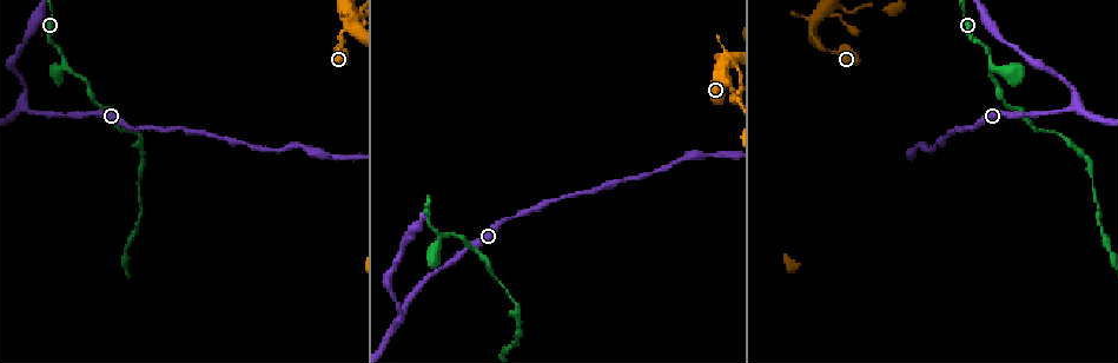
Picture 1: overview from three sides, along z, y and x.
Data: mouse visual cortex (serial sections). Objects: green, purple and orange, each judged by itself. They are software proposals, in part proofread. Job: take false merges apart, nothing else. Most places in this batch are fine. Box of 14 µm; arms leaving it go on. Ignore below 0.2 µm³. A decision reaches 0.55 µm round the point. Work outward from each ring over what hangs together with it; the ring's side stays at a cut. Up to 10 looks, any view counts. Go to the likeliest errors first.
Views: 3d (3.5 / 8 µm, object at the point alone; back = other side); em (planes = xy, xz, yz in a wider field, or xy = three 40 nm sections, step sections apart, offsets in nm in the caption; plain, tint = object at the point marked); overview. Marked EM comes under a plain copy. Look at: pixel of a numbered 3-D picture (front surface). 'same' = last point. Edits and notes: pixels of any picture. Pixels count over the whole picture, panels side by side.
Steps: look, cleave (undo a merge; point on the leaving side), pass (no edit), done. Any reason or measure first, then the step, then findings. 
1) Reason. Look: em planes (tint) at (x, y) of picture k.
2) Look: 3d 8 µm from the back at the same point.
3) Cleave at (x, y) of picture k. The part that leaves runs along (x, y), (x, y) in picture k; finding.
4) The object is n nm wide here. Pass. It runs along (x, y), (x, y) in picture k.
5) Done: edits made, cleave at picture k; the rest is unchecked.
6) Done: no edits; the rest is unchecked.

A narrow waist. Look: 3d 3.5 µm at (348, 26) of picture 1.

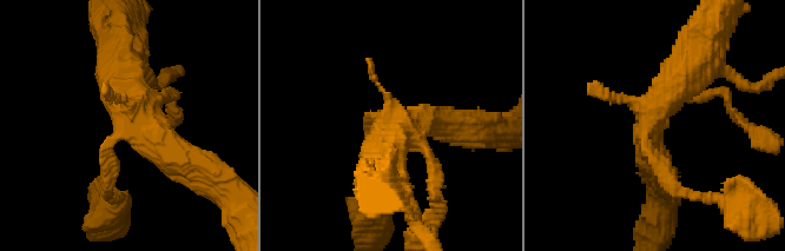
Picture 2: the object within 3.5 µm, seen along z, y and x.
Look: em planes (tint) at (124, 127) of picture 2.

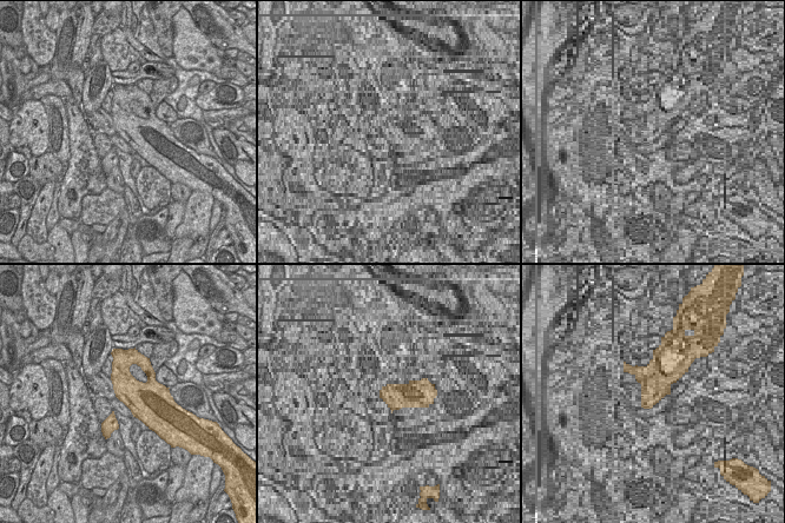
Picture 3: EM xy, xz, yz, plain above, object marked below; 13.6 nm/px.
Pass. It runs along (677, 190), (644, 136), (698, 74) in picture 2; continuous, no second cell.

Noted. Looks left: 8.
Abrupt turn. Look: 3d 8 µm at (994, 66) of picture 1.

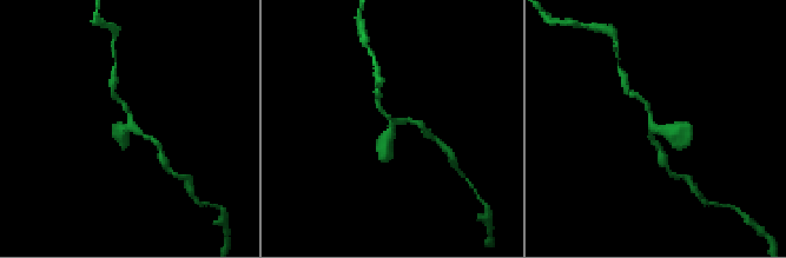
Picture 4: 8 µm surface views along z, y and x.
Zoom in. Look: 3d 3.5 µm at (397, 122) of picture 4.

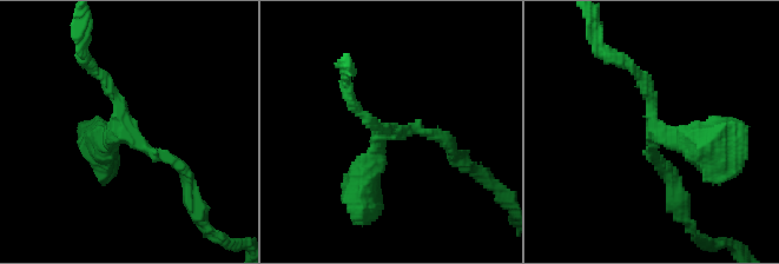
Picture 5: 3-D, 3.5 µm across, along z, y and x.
Look: em planes (tint) at (387, 133) of picture 5.

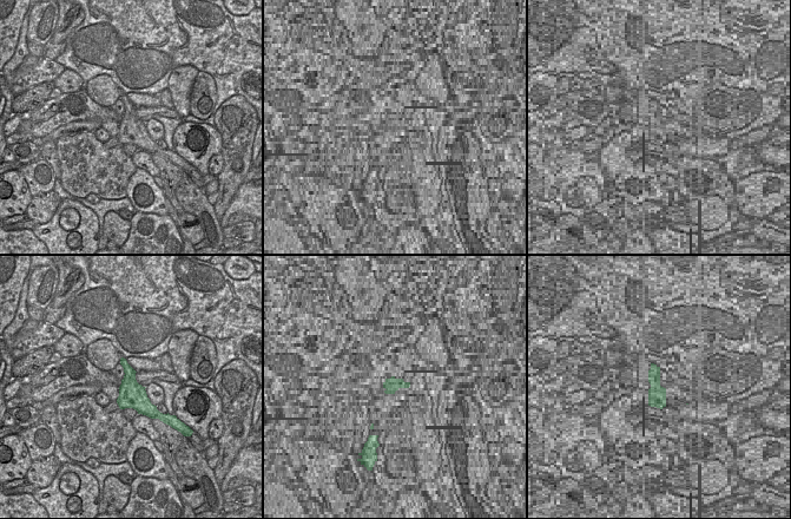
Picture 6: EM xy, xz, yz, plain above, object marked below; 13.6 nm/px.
Pass. It runs along (88, 61), (118, 119), (183, 170) in picture 5; all the same cell.

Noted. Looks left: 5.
Look: 3d 3.5 µm at (399, 318) of picture 1.

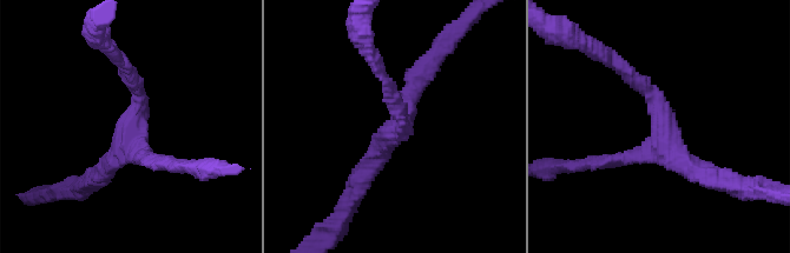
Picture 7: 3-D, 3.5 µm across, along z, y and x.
3 arms meet here; the arms are 200, 200, 250 nm wide. Look: em xy step 2 (tint) at (660, 145) of picture 7.

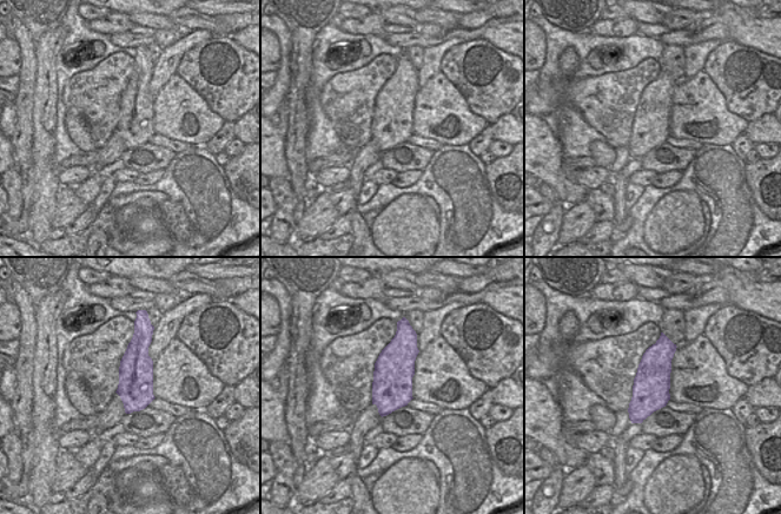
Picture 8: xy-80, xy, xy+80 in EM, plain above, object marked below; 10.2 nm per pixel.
Pass. It runs along (594, 162), (662, 141), (634, 80) in picture 7; continuous, no second cell.

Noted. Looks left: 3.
Calibre changes. Look: 3d 3.5 µm at (405, 237) of picture 1.

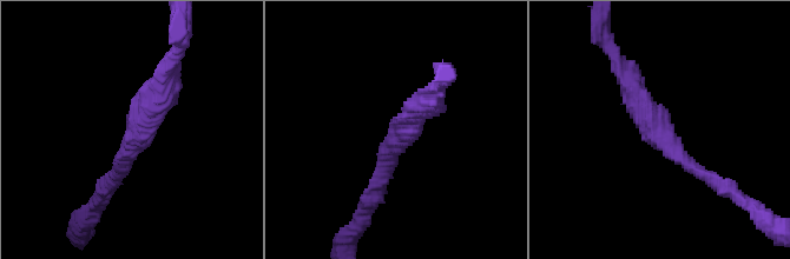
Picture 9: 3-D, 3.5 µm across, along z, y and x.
Look: em xy step 2 (tint) at (667, 140) of picture 9.

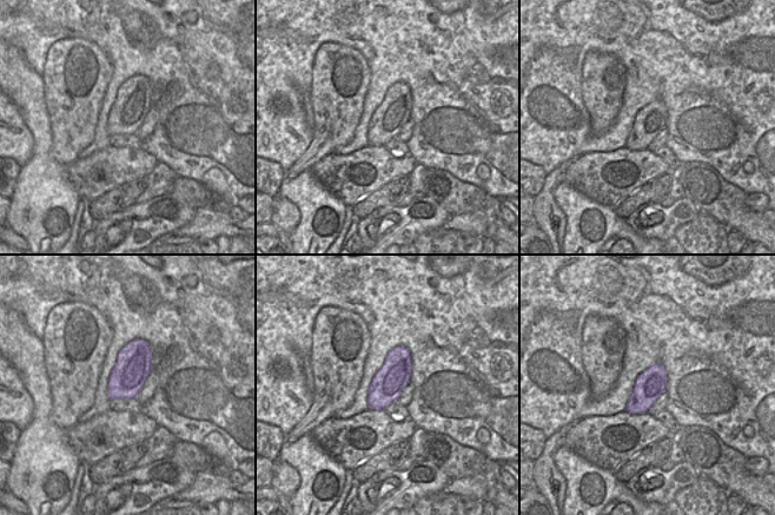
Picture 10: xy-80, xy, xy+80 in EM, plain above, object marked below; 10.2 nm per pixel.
Pass. It runs along (722, 184), (688, 165), (631, 79) in picture 9; one cell here.

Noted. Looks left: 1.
Done: no edits; the rest is unchecked.

